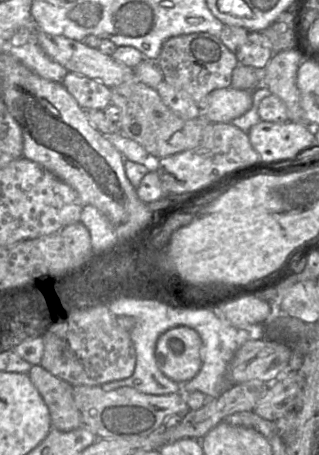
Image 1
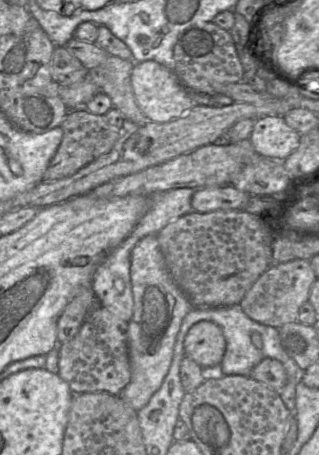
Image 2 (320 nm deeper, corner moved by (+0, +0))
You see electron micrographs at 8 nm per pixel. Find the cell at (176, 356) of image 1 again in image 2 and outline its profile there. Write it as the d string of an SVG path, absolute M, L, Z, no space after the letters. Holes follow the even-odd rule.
M211 321L195 323L184 340L185 356L208 372L217 370L226 350L226 340L220 326Z

